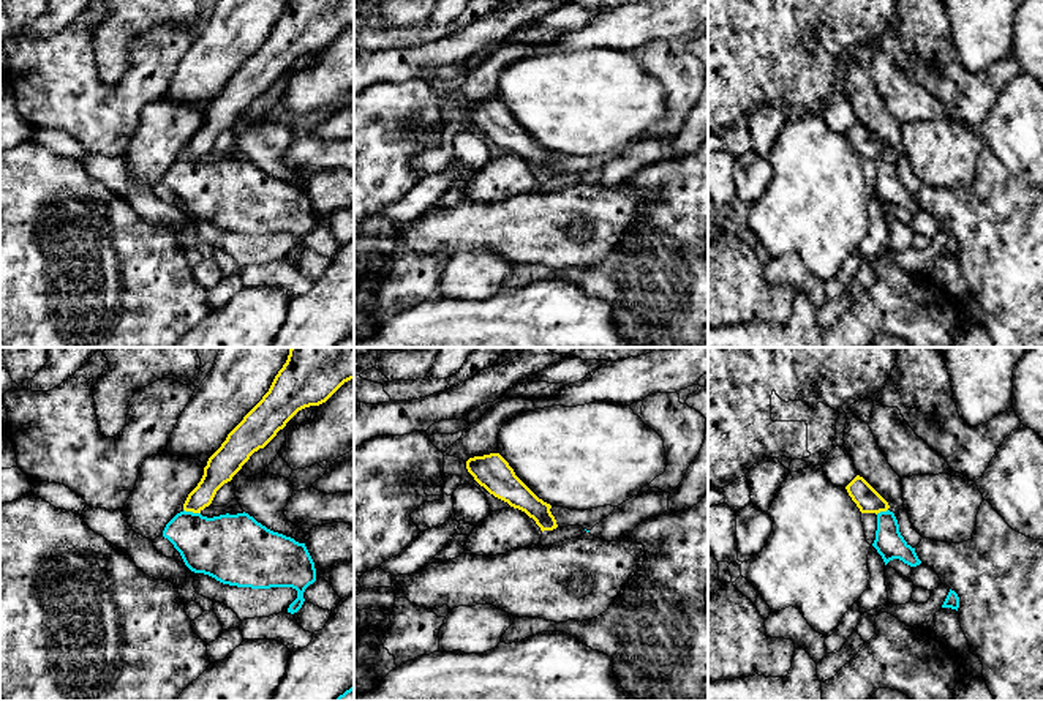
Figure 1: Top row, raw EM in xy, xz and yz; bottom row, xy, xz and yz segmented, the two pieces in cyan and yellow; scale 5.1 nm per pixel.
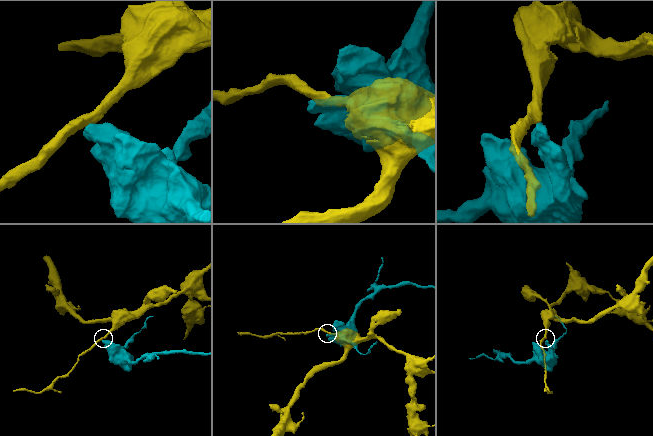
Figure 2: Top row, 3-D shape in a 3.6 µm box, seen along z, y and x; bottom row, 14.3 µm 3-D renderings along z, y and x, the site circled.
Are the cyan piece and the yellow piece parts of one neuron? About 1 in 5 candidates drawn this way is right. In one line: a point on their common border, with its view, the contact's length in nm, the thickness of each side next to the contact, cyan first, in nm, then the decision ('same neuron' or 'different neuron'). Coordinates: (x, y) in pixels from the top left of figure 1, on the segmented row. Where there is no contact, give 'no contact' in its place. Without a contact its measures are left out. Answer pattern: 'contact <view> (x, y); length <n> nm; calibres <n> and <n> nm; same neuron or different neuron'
contact xy (192, 512); length 90 nm; calibres 320 and 140 nm; different neuron

